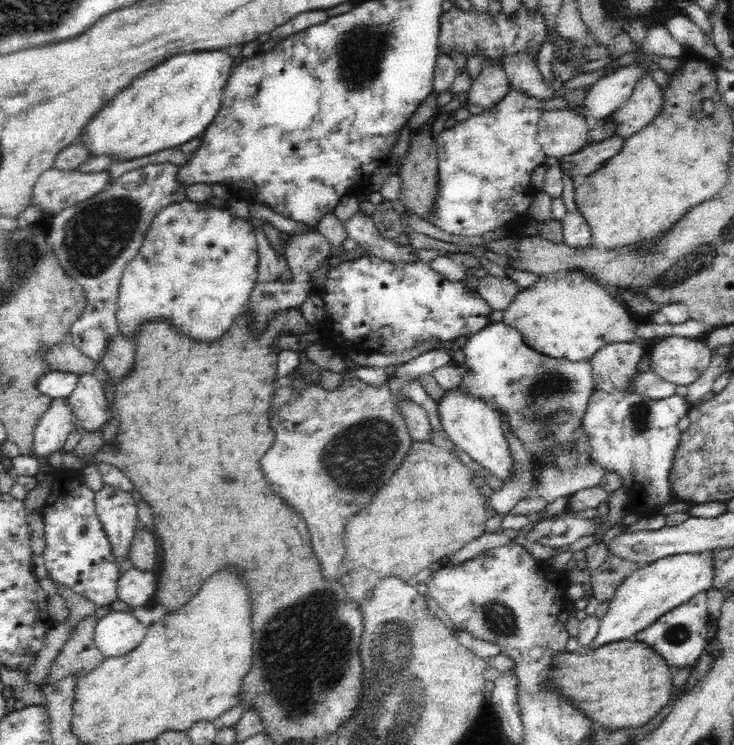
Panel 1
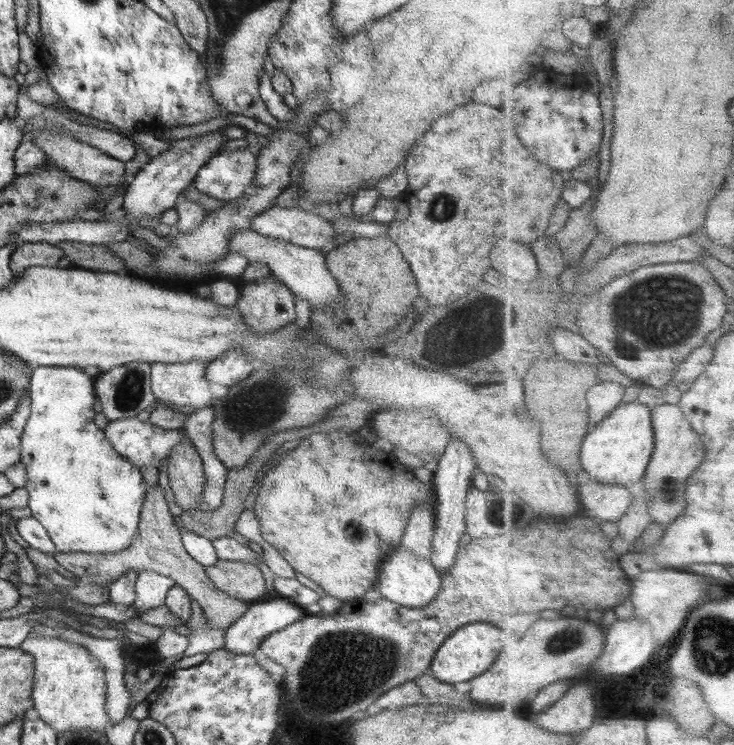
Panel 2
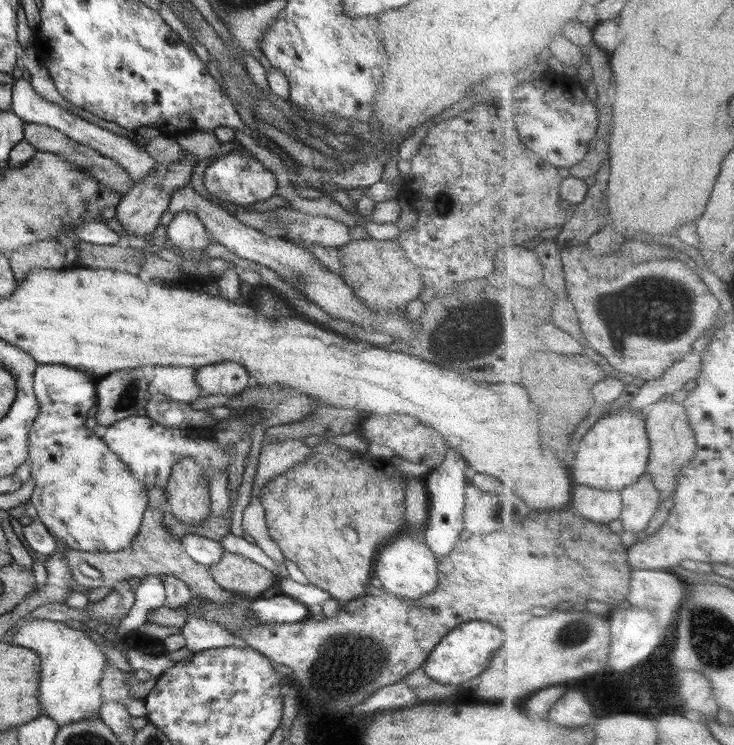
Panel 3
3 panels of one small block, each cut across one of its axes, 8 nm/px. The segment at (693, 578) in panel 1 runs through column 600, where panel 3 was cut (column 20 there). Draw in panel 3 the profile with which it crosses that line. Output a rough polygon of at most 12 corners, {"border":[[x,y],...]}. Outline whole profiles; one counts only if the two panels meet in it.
{"border":[[64,622],[16,623],[40,658],[41,714],[99,715],[106,657]]}

